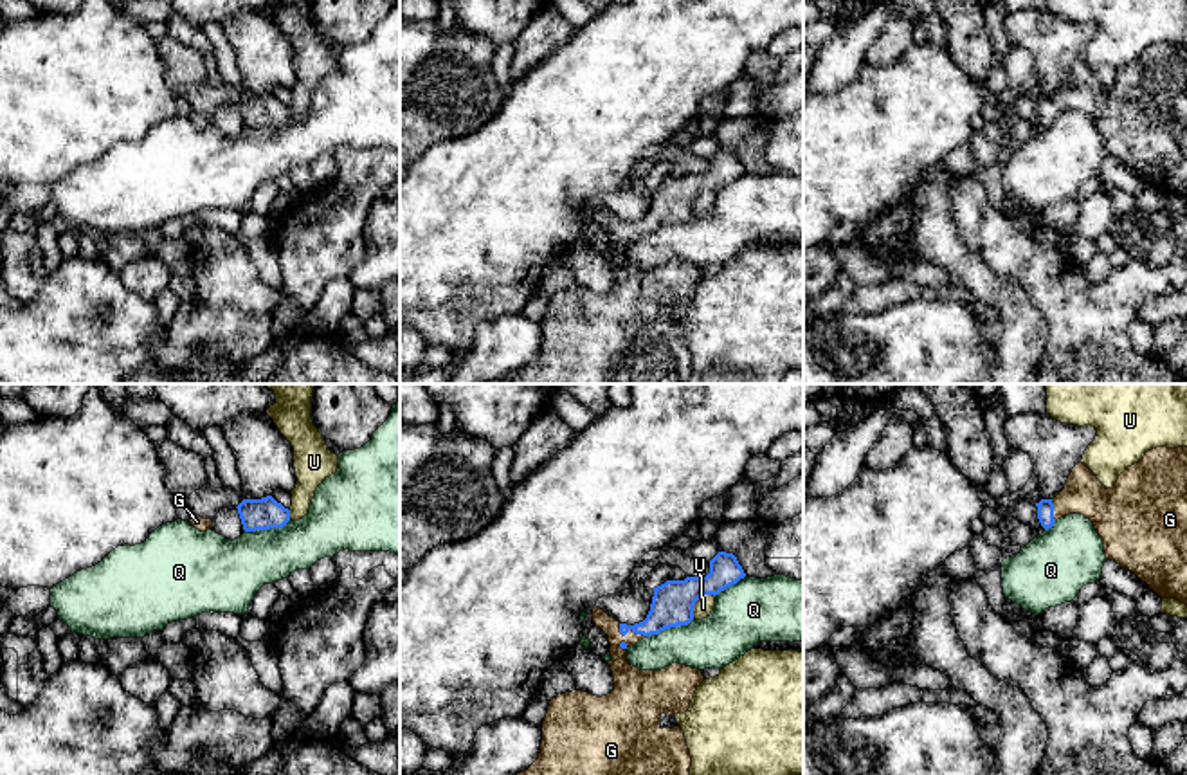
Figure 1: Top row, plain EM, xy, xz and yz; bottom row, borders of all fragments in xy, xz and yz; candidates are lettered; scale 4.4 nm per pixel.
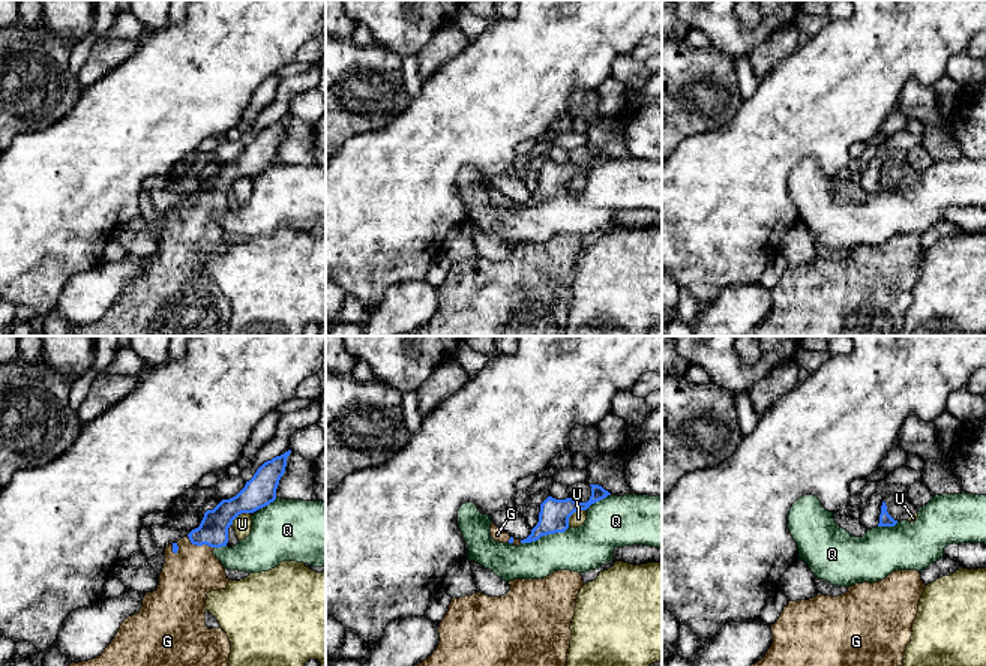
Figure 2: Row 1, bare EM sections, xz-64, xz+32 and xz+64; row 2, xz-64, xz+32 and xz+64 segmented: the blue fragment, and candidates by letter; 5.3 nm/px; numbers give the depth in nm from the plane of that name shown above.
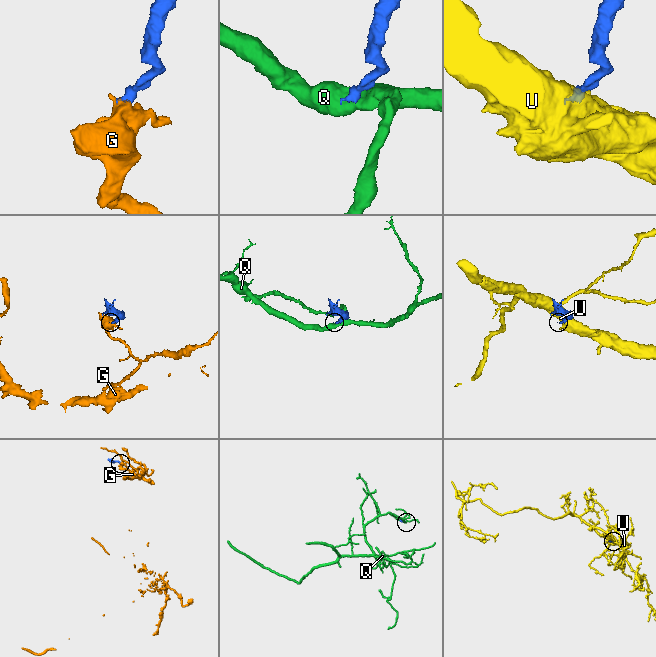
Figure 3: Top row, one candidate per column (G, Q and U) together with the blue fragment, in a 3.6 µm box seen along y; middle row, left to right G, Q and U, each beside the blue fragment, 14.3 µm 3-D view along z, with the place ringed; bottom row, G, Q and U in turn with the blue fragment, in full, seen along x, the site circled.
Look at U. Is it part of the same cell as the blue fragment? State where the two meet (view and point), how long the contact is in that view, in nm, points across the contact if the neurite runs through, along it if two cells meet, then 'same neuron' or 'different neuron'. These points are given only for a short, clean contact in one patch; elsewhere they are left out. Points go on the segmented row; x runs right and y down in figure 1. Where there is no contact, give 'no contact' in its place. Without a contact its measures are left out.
xz (696, 601) | 140 nm | along xz (712, 593), (705, 593), (696, 602), (692, 617) | different neuron

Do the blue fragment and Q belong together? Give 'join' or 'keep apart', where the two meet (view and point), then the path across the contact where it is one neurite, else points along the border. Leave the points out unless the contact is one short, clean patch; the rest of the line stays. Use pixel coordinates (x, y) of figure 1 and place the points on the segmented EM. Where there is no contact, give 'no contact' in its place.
keep apart; meets blue in xz at (670, 626)

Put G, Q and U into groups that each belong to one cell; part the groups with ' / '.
G / Q / U

